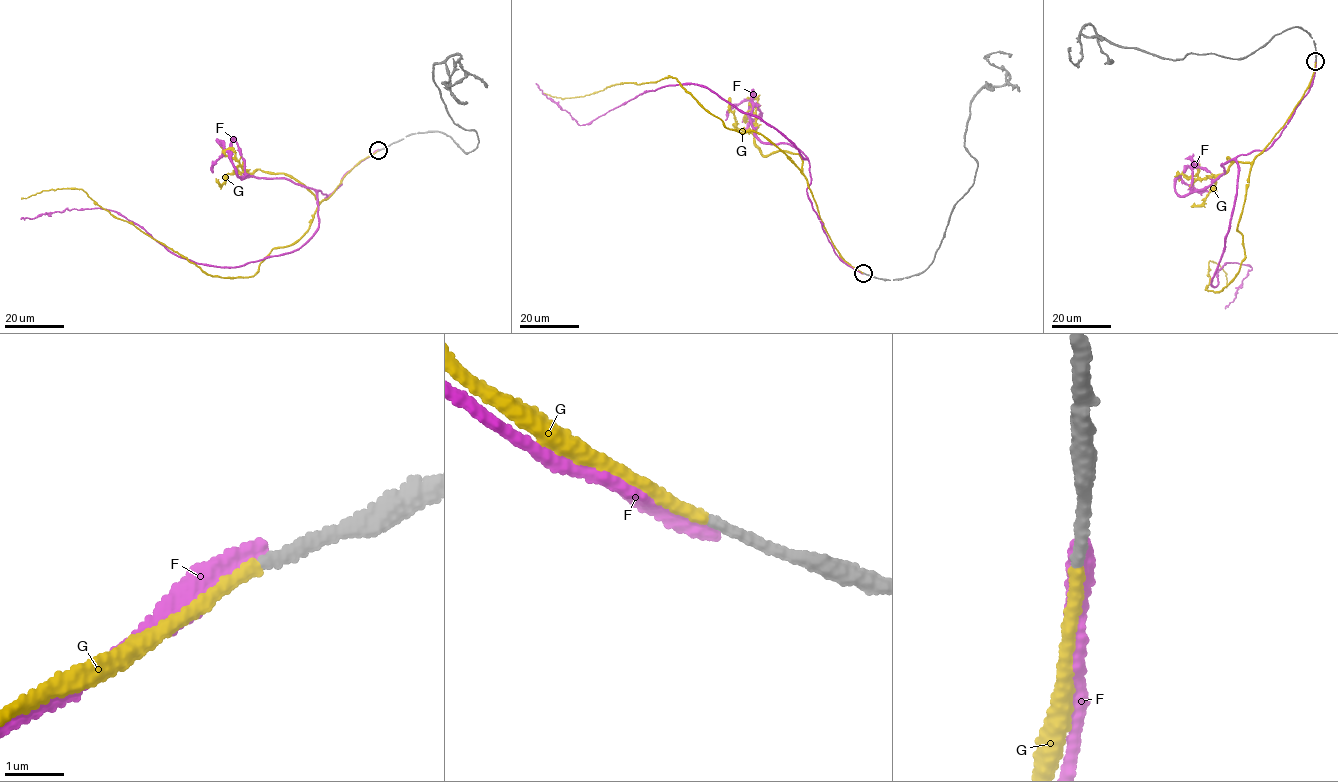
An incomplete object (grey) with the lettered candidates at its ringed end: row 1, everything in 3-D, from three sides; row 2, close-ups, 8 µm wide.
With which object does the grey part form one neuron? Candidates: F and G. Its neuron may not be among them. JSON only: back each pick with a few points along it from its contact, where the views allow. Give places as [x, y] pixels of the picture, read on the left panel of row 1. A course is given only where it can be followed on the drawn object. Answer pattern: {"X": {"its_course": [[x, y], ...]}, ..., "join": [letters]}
{"G": {"its_course": [[378, 150], [320, 202], [303, 236], [272, 248], [249, 277], [206, 273], [81, 189], [21, 199]]}, "join": ["G"]}

